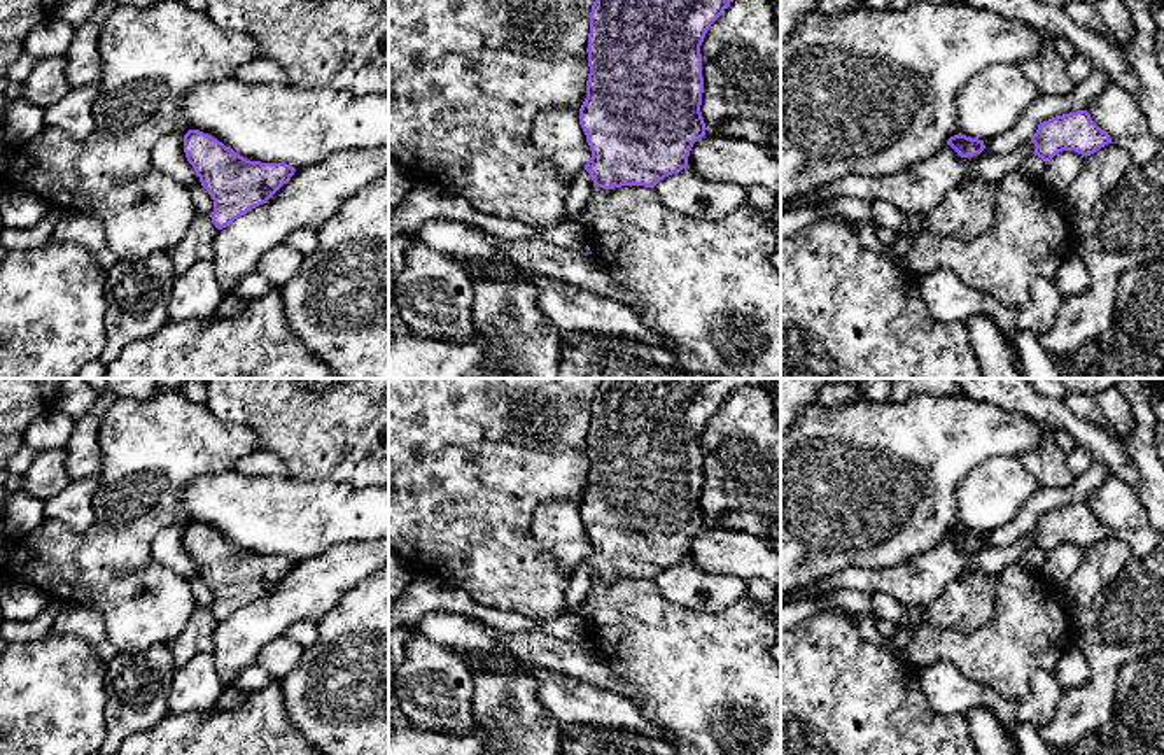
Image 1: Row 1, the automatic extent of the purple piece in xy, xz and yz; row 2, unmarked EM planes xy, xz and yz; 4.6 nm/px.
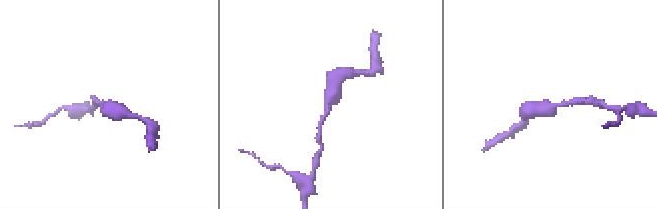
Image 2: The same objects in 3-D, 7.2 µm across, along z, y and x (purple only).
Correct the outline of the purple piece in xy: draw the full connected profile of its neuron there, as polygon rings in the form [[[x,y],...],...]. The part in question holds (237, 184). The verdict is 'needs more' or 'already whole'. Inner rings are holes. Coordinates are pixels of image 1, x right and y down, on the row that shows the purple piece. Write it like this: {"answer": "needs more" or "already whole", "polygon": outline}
{"answer": "already whole", "polygon": [[[200,130],[184,135],[184,152],[214,200],[217,229],[266,203],[296,172],[285,163],[250,161]]]}

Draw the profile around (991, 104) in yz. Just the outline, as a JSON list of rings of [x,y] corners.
[[[989,65],[956,96],[959,133],[978,140],[1008,133],[1038,96],[1038,88],[1019,65]]]

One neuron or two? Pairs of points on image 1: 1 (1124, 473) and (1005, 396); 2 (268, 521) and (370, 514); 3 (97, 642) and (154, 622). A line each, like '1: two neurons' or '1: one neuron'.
1: one neuron
2: one neuron
3: two neurons

